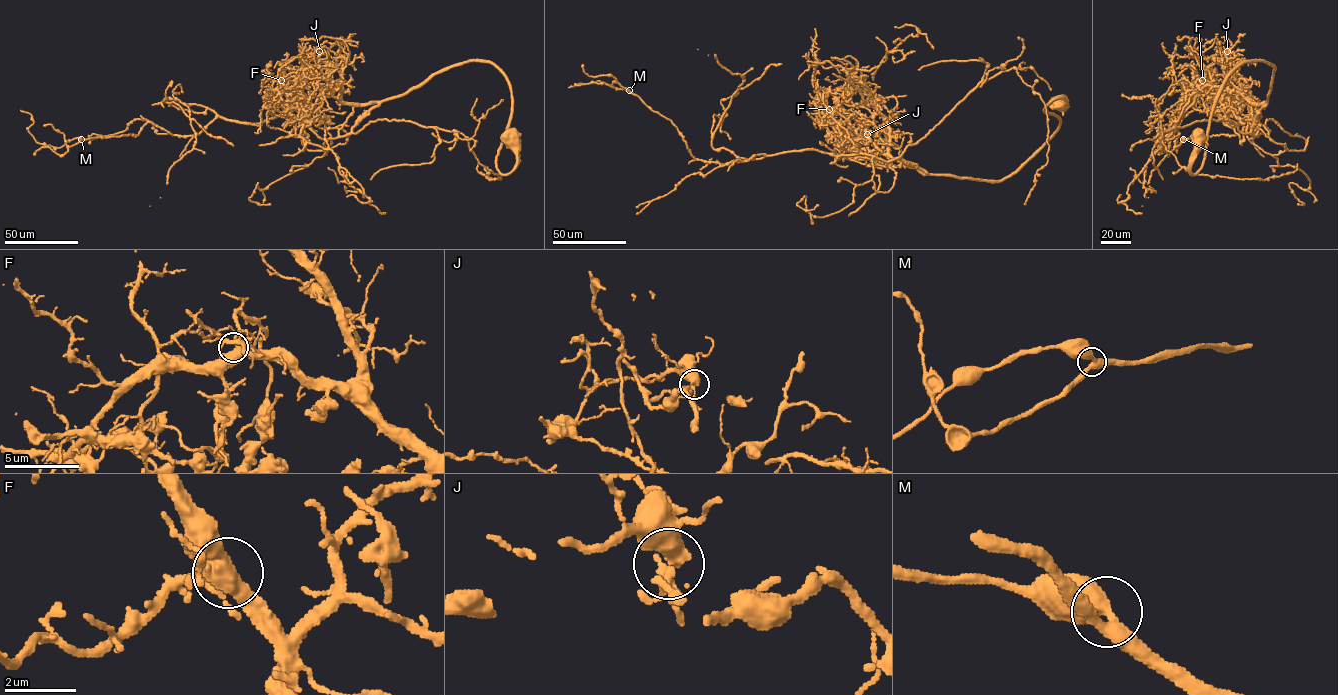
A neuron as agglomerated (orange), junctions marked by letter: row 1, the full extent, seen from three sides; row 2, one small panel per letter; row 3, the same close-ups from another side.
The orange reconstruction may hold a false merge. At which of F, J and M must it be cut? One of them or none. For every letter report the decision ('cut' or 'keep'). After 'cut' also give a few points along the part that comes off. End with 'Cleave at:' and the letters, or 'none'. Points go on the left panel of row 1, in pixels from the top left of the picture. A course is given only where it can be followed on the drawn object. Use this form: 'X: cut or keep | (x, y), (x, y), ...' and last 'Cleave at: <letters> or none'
F: keep
J: cut | (319, 51), (289, 60), (284, 89), (307, 119), (324, 121), (331, 143), (323, 150), (308, 150), (300, 136)
M: keep
Cleave at: J

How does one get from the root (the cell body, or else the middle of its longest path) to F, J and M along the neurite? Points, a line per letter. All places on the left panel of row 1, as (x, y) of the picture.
F: (508, 131), (517, 166), (502, 174), (511, 91), (490, 62), (368, 104), (335, 98), (327, 74), (281, 80)
J: (508, 131), (517, 166), (502, 174), (511, 91), (490, 62), (348, 104), (336, 60), (319, 51)
M: (508, 131), (517, 166), (502, 174), (510, 86), (469, 61), (334, 138), (278, 115), (81, 139)

